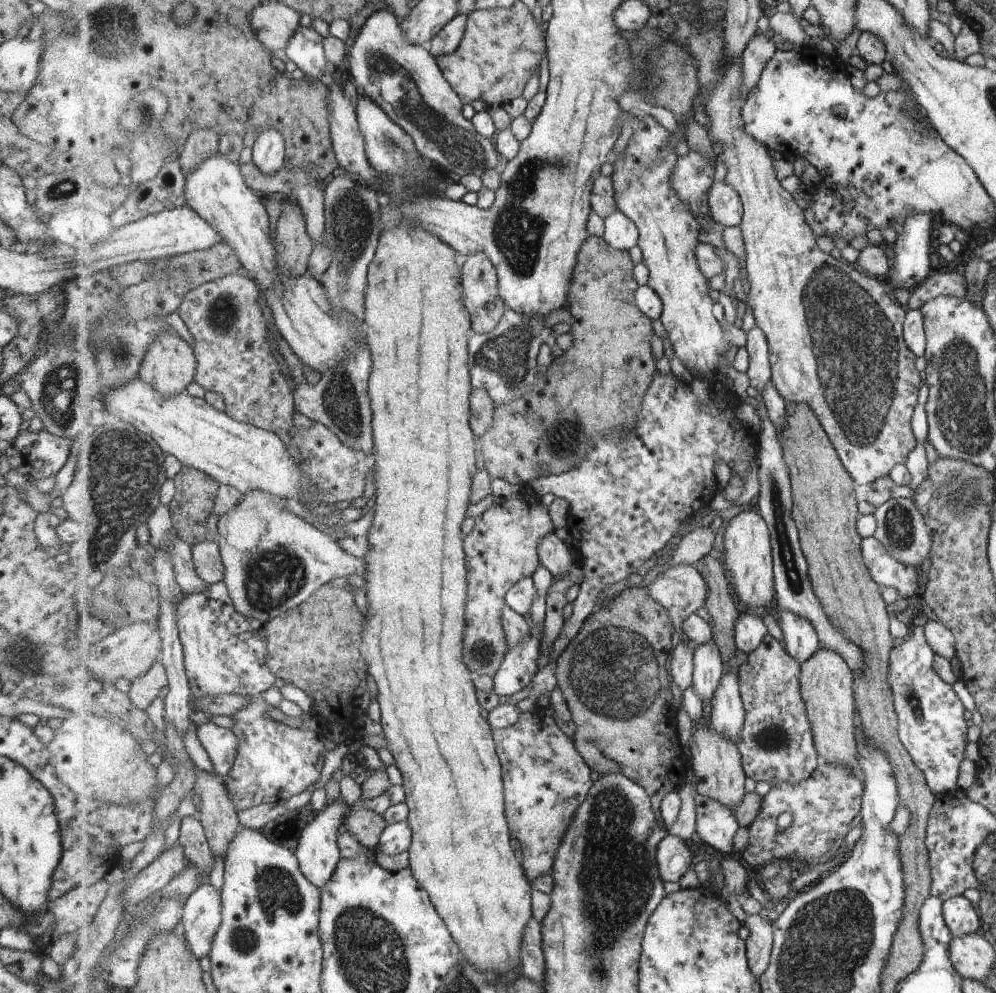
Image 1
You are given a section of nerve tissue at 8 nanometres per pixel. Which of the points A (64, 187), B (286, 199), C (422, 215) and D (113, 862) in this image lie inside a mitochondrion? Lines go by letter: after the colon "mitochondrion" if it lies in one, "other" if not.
A: mitochondrion
B: other
C: other
D: other

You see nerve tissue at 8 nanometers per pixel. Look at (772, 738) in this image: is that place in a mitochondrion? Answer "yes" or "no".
yes

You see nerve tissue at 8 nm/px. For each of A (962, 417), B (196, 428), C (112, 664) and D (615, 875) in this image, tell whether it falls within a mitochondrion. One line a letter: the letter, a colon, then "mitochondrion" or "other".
A: mitochondrion
B: other
C: other
D: mitochondrion

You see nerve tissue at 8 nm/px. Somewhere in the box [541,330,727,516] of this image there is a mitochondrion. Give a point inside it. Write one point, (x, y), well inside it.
(564, 439)

